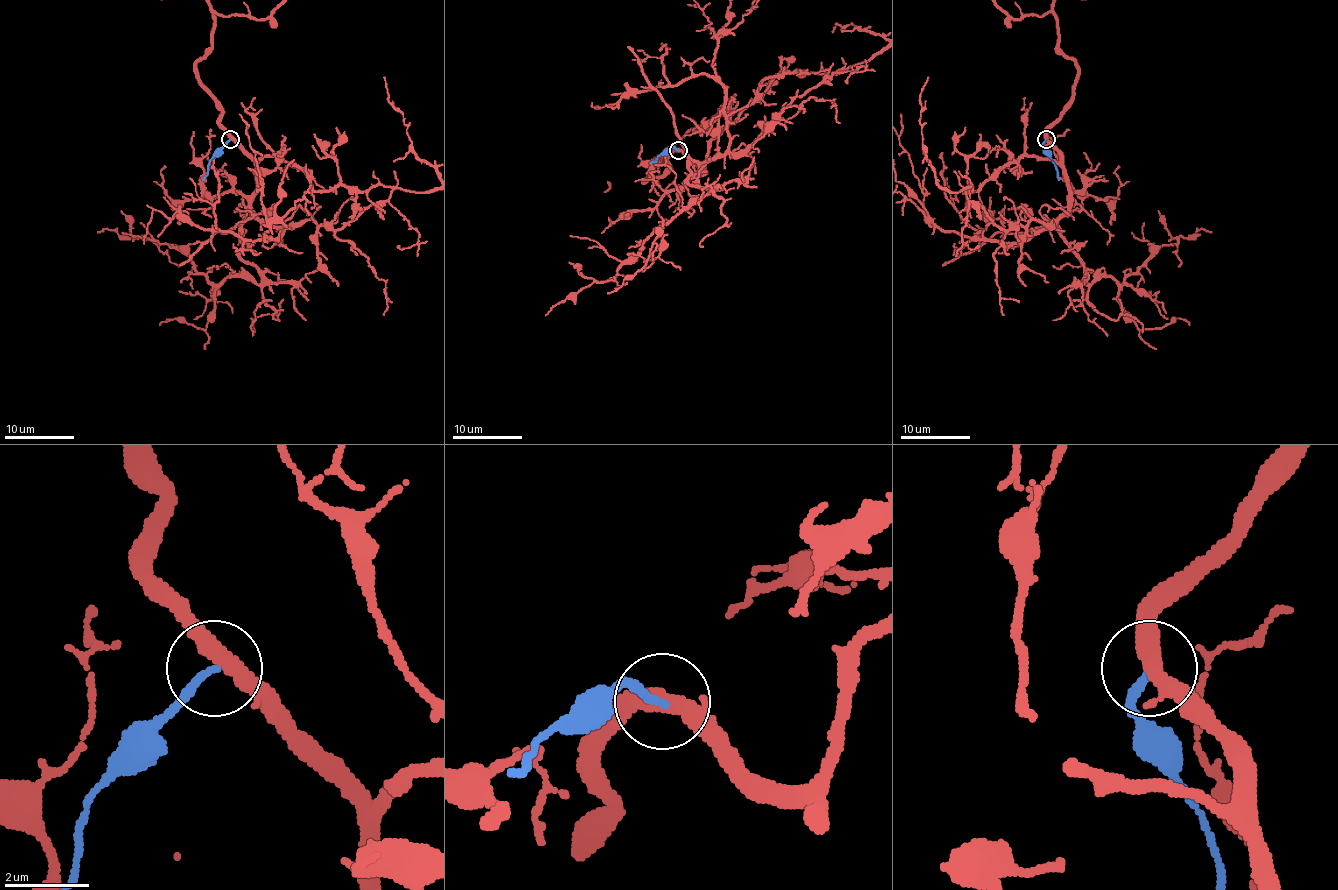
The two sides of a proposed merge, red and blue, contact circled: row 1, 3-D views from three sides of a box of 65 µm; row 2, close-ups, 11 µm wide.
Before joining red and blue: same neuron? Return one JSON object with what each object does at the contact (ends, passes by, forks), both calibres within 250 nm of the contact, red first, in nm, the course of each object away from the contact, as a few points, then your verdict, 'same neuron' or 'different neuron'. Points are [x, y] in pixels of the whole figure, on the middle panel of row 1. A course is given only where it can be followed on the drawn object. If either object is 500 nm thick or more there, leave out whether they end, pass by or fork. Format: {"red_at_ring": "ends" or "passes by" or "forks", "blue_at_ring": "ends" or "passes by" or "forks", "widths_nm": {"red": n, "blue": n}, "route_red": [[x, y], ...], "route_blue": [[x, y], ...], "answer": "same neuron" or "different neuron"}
{"red_at_ring": "passes by", "blue_at_ring": "ends", "widths_nm": {"red": 400, "blue": 200}, "route_blue": [[678, 149], [667, 147], [650, 163]], "answer": "different neuron"}

